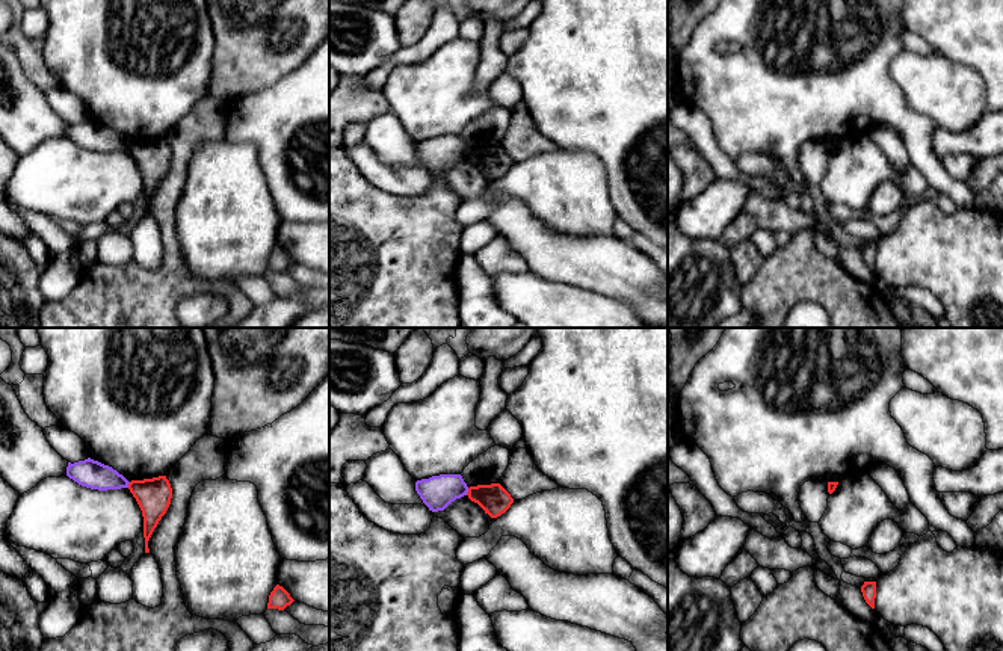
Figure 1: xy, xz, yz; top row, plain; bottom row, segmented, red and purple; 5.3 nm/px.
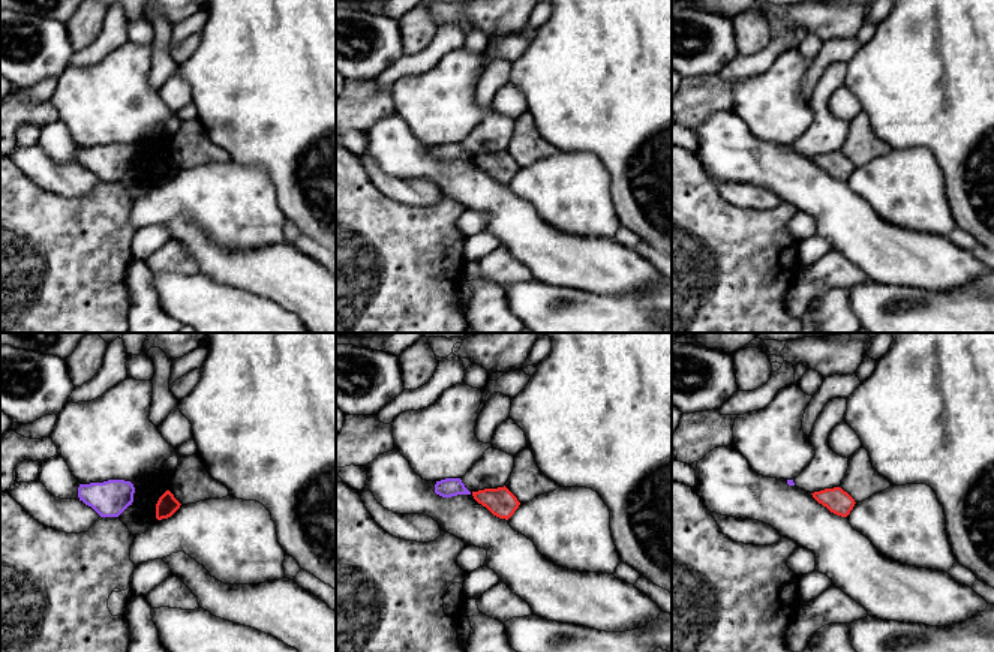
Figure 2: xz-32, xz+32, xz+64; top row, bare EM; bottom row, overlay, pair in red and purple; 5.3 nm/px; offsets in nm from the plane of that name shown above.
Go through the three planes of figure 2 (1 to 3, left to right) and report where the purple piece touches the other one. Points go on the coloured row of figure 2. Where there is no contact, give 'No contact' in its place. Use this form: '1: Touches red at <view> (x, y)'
1: No contact
2: No contact
3: No contact

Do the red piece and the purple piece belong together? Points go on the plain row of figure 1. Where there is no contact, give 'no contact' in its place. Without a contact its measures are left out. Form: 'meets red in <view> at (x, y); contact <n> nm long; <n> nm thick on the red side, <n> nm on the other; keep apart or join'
meets red in xz at (469, 153); contact 40 nm long; 160 nm thick on the red side, 180 nm on the other; keep apart

